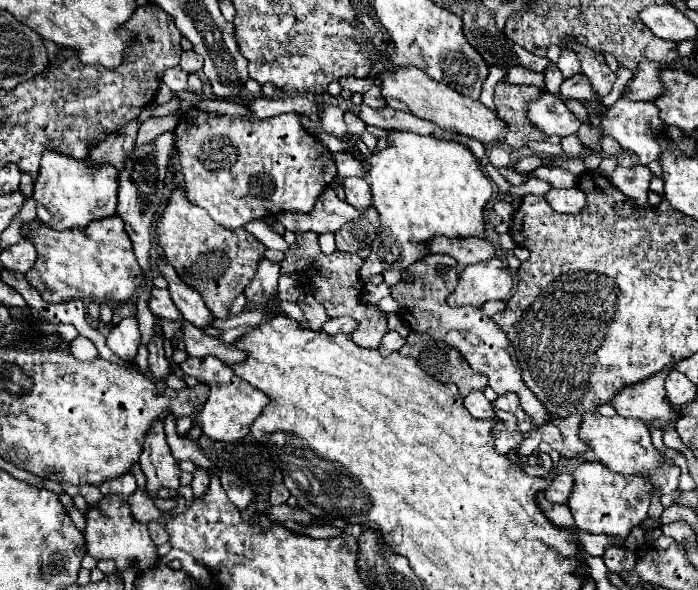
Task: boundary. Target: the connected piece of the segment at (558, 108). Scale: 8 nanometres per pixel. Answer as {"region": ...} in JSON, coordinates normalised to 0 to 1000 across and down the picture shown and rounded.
{"region":[[[778,156],[769,169],[761,169],[755,180],[758,207],[781,227],[815,231],[827,227],[832,207],[830,200],[807,176],[807,169],[789,156]]]}

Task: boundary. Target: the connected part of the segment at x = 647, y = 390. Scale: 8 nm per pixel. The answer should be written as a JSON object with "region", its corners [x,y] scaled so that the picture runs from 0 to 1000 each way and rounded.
{"region":[[[950,624],[938,637],[930,637],[927,644],[895,654],[890,664],[884,664],[875,675],[875,688],[890,705],[913,708],[913,712],[921,712],[924,719],[936,719],[941,725],[956,722],[958,715],[964,715],[970,708],[953,678],[950,647],[958,631],[961,631],[961,624]]]}

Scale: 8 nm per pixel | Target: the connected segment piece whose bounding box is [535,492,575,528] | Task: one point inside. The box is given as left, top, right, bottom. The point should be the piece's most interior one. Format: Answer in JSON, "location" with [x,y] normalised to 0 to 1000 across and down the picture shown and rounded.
{"location":[801,871]}

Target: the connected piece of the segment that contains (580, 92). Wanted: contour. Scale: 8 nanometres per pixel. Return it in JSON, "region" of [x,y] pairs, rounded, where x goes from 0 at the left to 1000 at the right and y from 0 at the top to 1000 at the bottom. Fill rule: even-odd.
{"region":[[[824,125],[818,132],[809,132],[804,142],[804,166],[824,166],[835,173],[858,173],[858,159],[850,153],[847,139],[835,125]]]}

